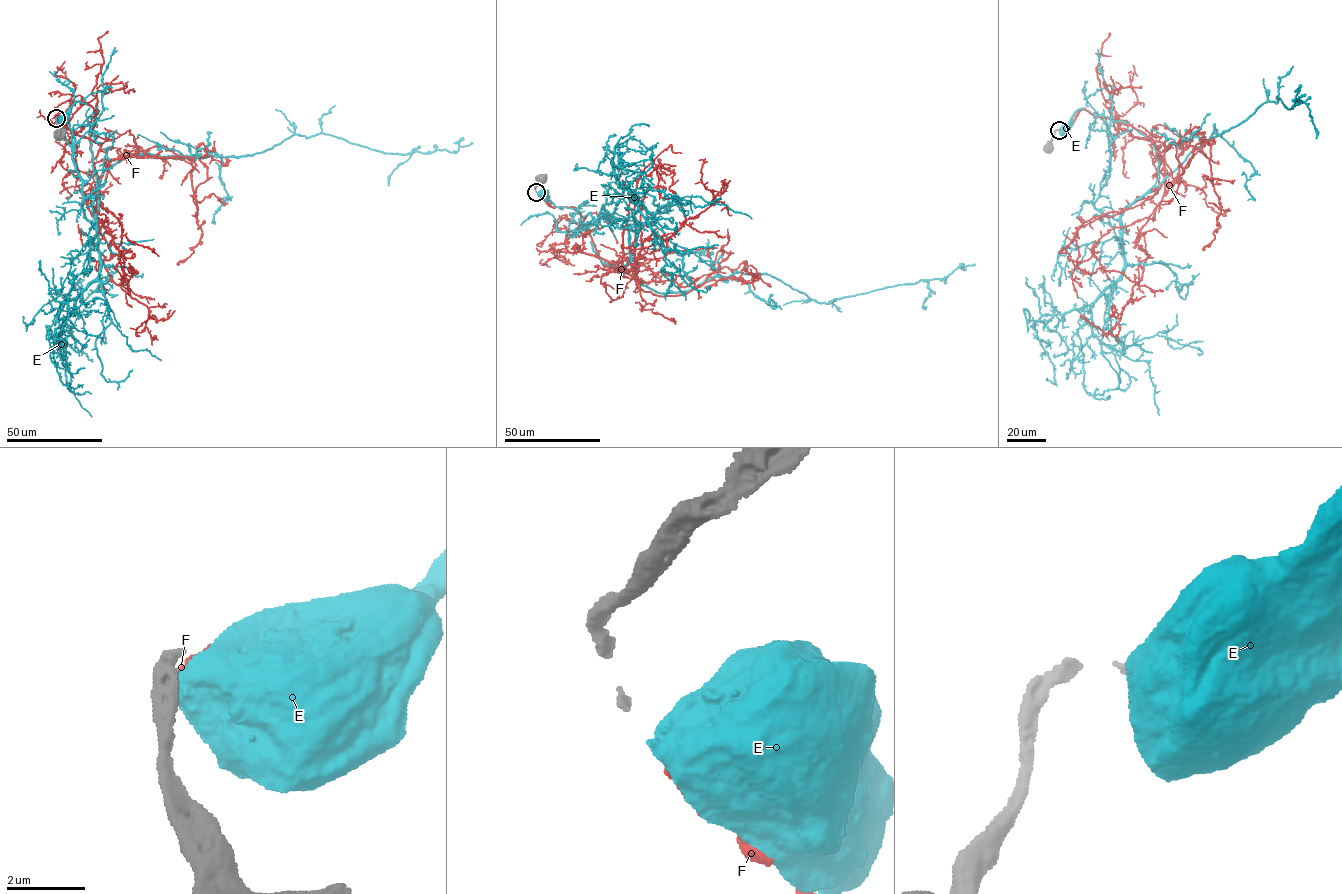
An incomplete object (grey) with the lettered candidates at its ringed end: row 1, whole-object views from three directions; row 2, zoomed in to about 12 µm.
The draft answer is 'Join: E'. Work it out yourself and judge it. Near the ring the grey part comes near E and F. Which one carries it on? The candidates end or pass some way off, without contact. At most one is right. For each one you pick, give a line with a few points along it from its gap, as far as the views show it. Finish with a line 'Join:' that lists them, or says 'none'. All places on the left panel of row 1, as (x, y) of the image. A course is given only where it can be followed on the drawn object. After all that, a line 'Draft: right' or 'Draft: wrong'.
F: via (57, 118), (80, 101), (96, 112), (89, 140), (98, 188), (129, 154), (189, 158), (202, 233), (176, 264)
Join: F
Draft: wrong

